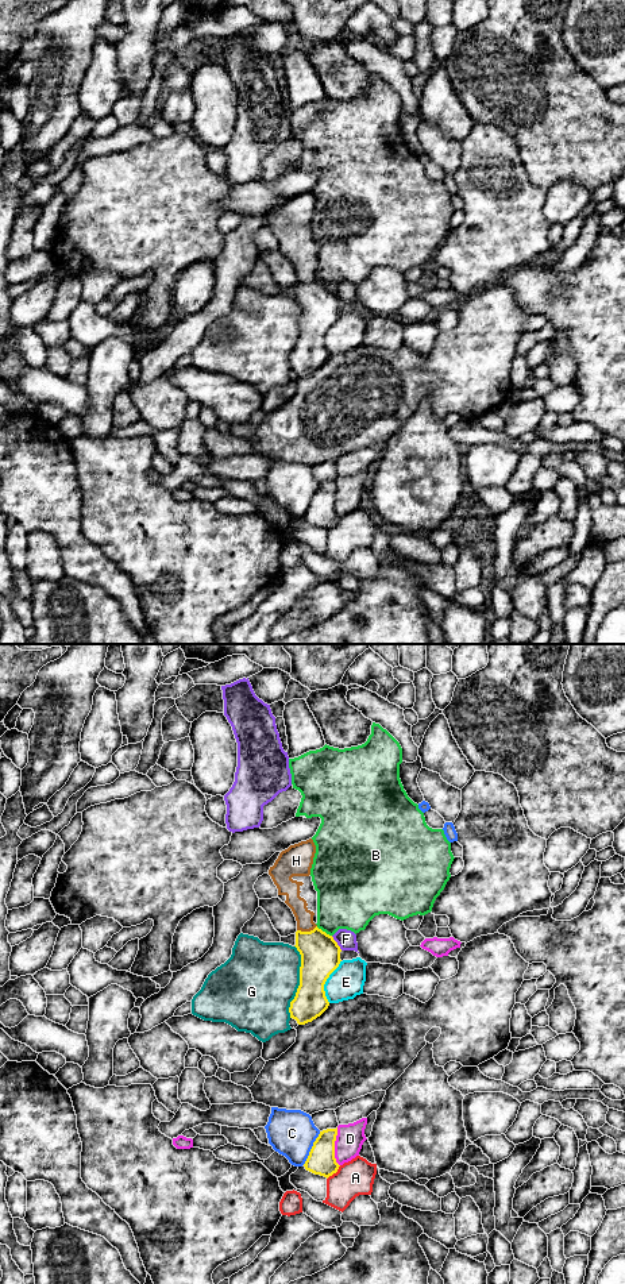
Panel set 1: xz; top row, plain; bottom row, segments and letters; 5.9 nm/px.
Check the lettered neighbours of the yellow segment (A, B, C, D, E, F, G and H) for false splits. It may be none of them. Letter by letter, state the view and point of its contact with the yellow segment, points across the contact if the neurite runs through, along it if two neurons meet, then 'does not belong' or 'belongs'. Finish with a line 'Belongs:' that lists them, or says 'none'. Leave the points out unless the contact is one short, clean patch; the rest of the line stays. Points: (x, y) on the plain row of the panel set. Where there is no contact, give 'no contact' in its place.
A: meets yellow in xz at (334, 524); does not belong
B: meets yellow in xz at (324, 284); does not belong
C: meets yellow in xz at (312, 500); does not belong
D: meets yellow in xz at (334, 498); does not belong
E: meets yellow in xz at (325, 332); does not belong
F: meets yellow in xz at (336, 295); border along xz (331, 288), (342, 301); does not belong
G: meets yellow in xz at (300, 334); does not belong
H: meets yellow in xz at (307, 284); runs through xz (320, 307), (307, 284), (304, 269); belongs
Belongs: H

